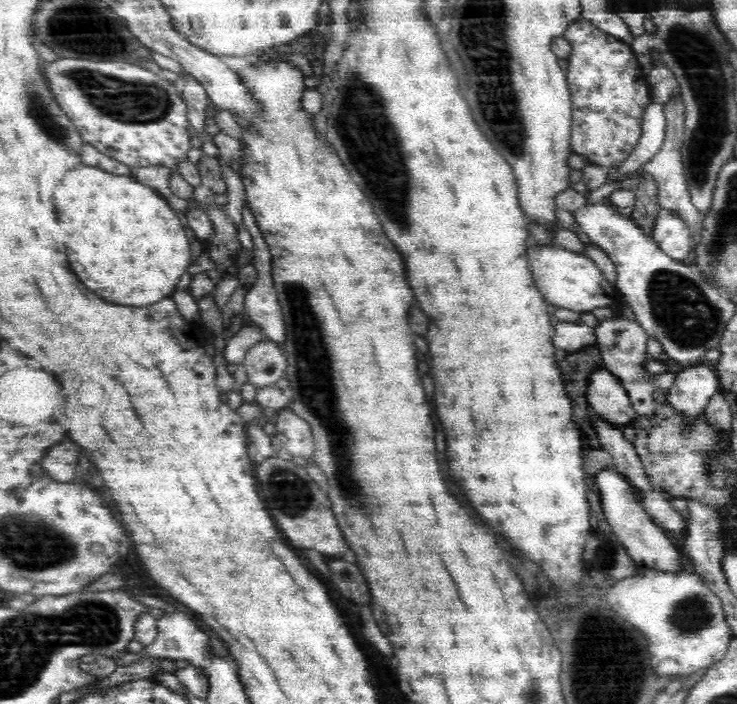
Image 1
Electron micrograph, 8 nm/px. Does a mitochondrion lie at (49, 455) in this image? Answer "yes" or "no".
no

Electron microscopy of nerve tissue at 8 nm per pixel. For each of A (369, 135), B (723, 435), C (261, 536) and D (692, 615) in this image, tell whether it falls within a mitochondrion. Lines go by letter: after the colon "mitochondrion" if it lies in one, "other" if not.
A: mitochondrion
B: other
C: other
D: mitochondrion

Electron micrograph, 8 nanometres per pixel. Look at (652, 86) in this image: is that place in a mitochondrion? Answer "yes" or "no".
no

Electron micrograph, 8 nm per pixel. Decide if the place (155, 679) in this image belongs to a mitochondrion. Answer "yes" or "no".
no

